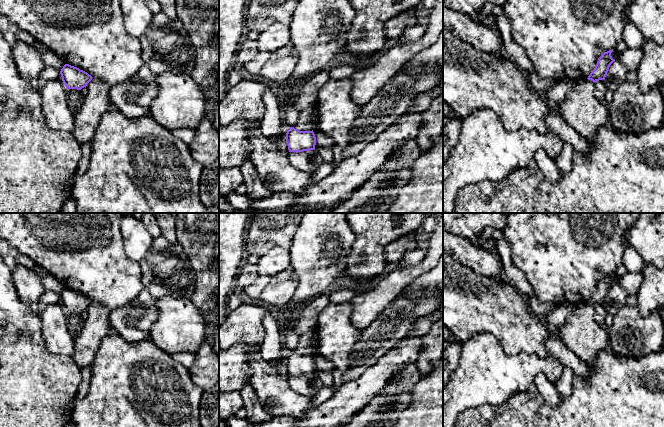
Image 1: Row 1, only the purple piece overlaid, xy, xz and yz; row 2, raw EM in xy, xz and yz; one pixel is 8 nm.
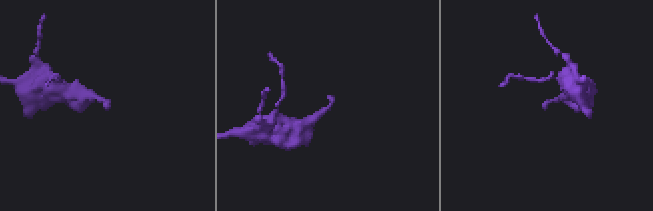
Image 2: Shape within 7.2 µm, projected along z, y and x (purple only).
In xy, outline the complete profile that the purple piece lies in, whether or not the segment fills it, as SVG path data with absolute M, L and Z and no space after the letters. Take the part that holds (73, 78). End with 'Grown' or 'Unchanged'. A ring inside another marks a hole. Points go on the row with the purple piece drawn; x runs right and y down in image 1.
M65 64L60 71L62 81L67 89L81 90L92 80L92 76L77 67Z. Unchanged

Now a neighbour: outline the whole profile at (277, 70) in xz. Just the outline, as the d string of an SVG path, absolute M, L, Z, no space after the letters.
M273 53L263 65L260 75L281 92L294 73L297 62L297 57L291 54L281 57Z

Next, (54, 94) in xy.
M62 80L47 82L40 89L43 116L52 130L71 132L74 115L68 106L68 89Z

